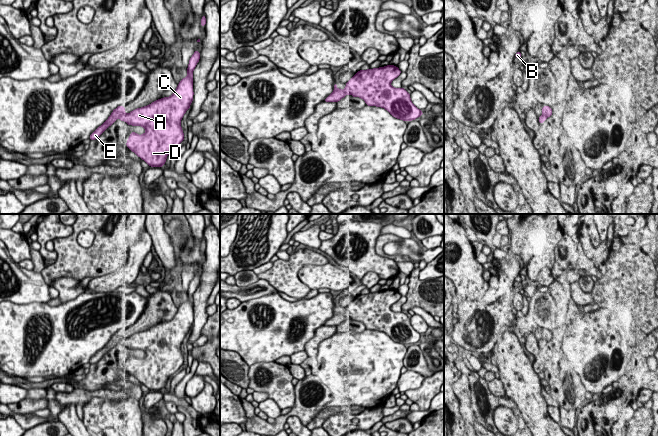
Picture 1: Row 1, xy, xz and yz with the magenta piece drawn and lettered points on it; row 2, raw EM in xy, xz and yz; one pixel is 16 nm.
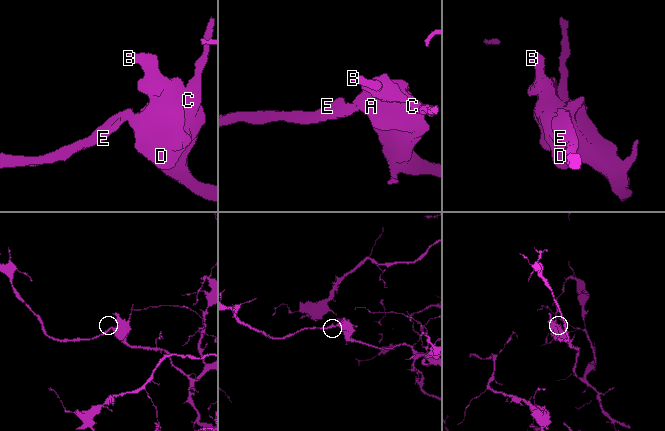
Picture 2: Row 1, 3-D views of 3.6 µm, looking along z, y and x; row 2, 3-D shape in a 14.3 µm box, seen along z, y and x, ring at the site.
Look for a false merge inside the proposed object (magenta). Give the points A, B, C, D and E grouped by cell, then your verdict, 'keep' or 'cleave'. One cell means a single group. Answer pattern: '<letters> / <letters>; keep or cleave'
A B C D / E; cleave

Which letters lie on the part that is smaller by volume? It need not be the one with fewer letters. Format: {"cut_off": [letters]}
{"cut_off": ["E"]}

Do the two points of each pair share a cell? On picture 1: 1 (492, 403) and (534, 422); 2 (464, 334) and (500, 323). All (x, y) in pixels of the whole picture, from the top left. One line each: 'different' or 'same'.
1: different
2: same

